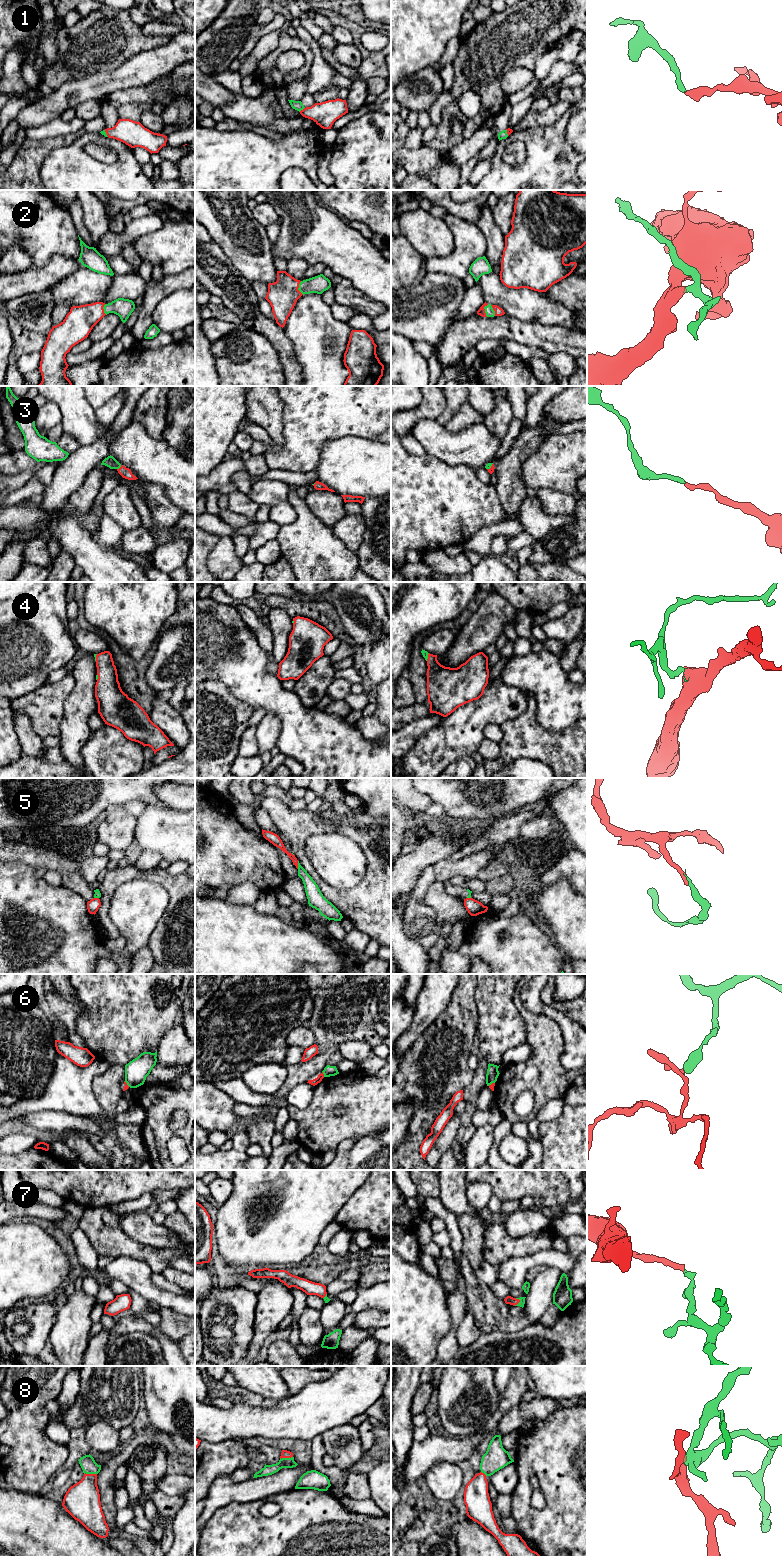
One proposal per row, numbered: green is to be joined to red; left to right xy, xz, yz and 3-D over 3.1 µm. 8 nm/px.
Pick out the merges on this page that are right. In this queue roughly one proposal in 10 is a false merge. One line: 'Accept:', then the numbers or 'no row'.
Accept: 1, 2, 3, 4, 5, 7, 8

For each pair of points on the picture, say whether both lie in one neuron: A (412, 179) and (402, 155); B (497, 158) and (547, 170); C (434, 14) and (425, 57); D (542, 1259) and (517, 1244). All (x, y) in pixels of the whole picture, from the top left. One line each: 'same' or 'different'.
A: different
B: same
C: same
D: different

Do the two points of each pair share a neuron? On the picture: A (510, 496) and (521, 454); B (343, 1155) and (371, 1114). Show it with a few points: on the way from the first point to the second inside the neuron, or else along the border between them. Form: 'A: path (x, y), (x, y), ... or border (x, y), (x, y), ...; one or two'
A: path (510, 486), (511, 464); one
B: border (356, 1140), (343, 1140), (336, 1148); two

